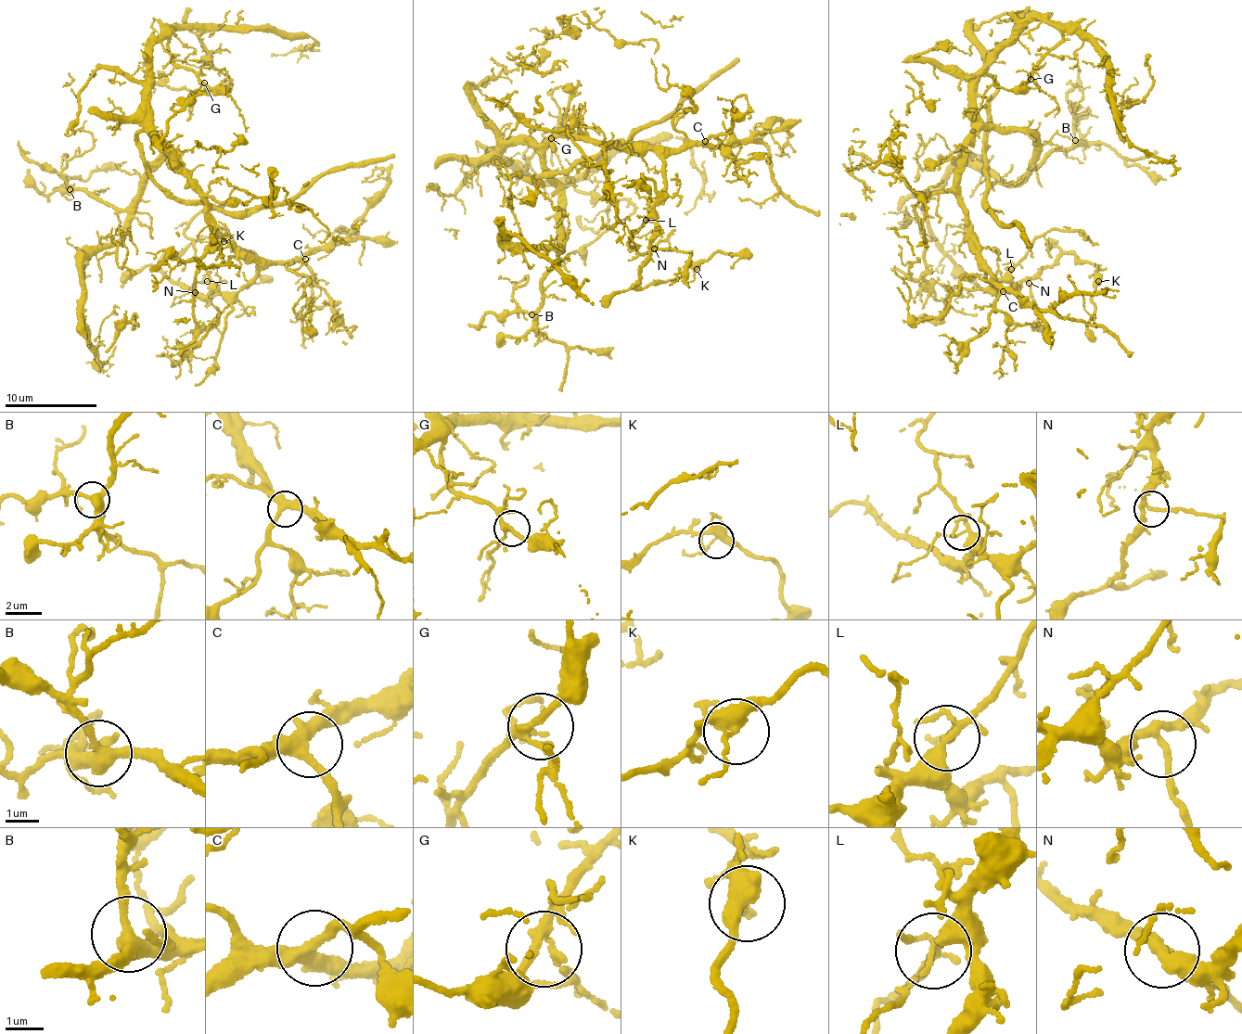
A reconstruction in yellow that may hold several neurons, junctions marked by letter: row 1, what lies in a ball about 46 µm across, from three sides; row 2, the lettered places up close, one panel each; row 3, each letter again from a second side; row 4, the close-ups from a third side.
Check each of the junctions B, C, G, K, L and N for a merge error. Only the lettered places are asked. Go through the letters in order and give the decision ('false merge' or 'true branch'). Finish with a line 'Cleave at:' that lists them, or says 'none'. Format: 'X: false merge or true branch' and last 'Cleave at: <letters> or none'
B: true branch
C: true branch
G: true branch
K: true branch
L: true branch
N: true branch
Cleave at: none

